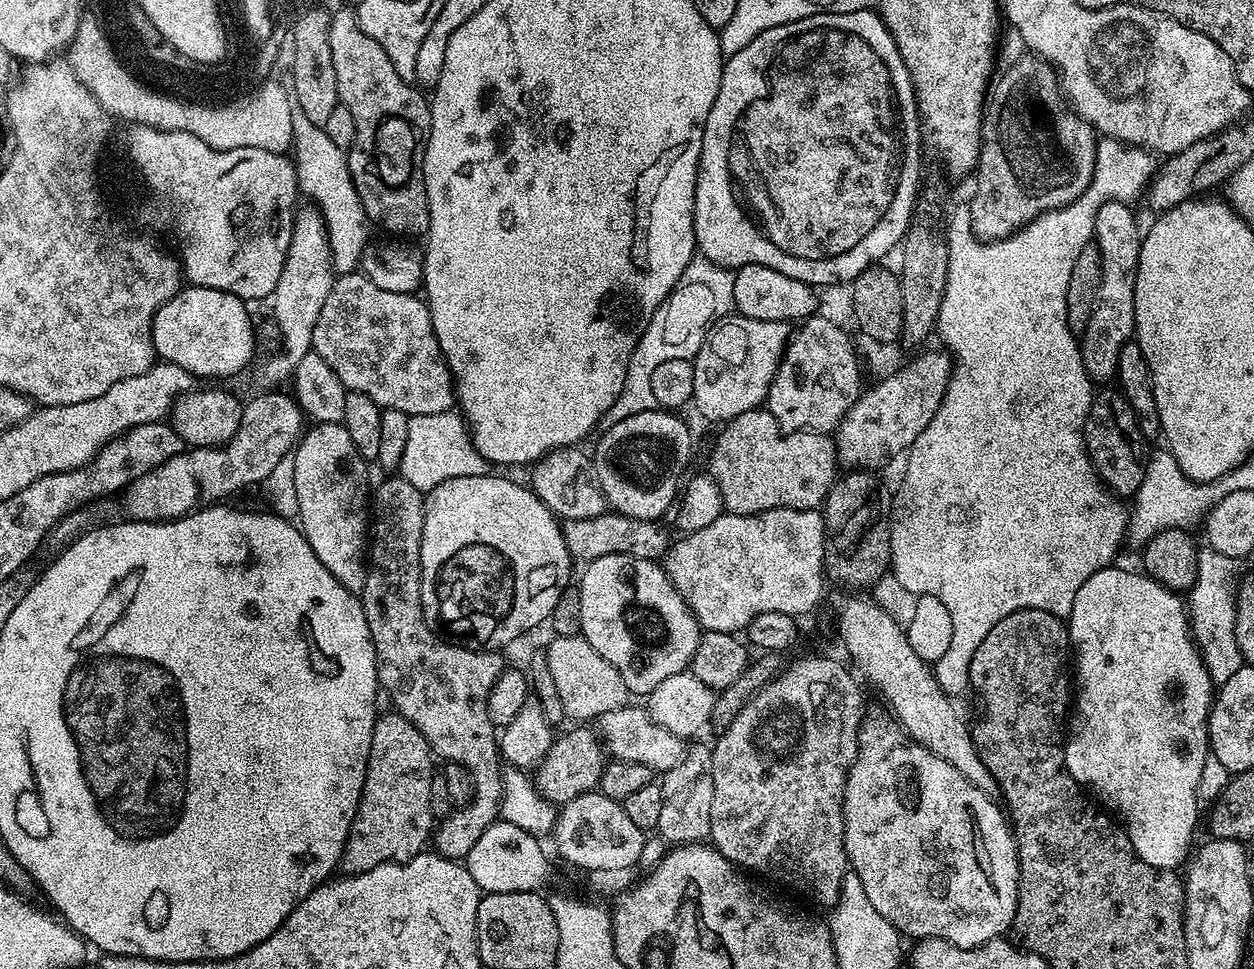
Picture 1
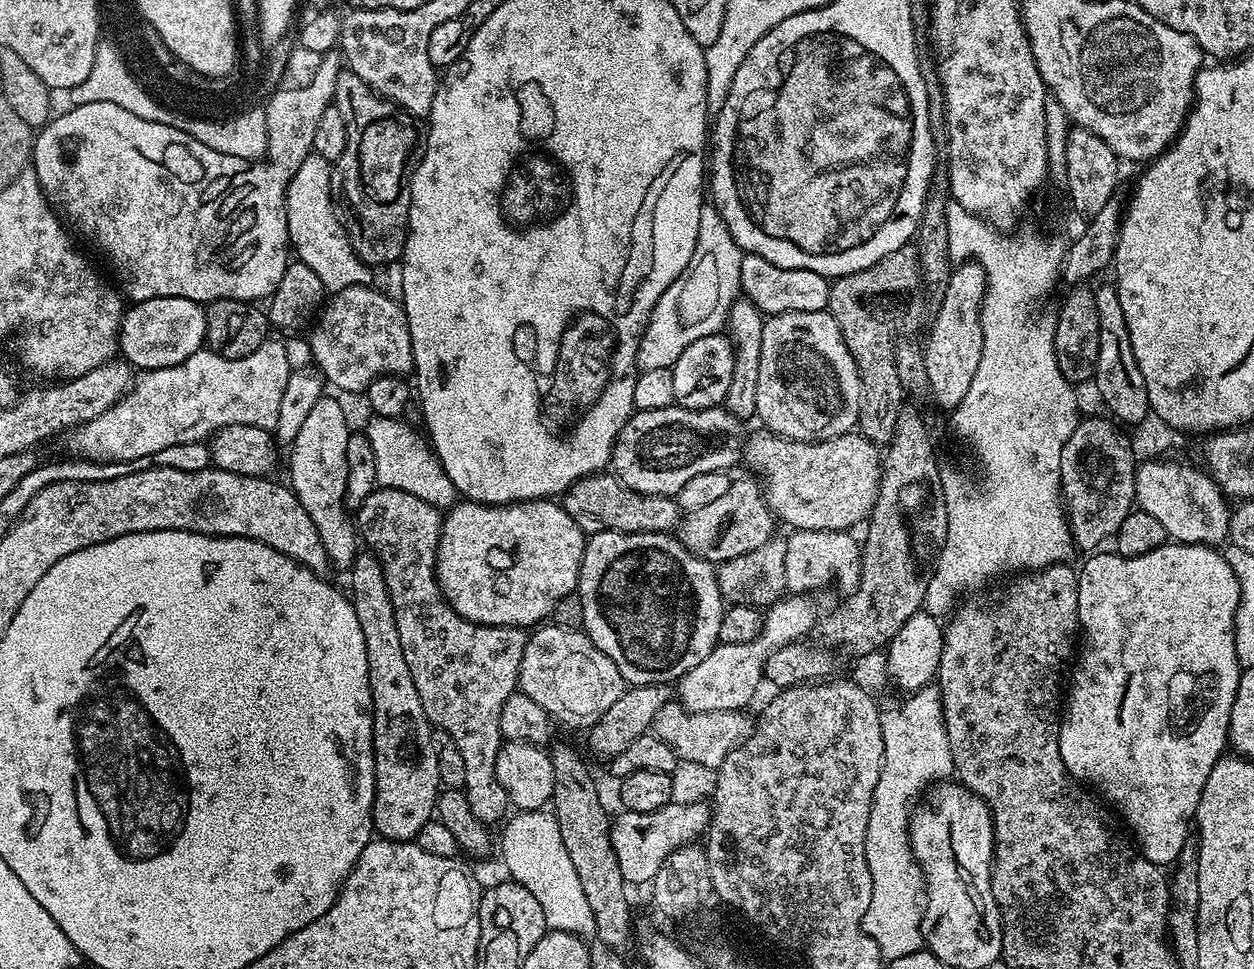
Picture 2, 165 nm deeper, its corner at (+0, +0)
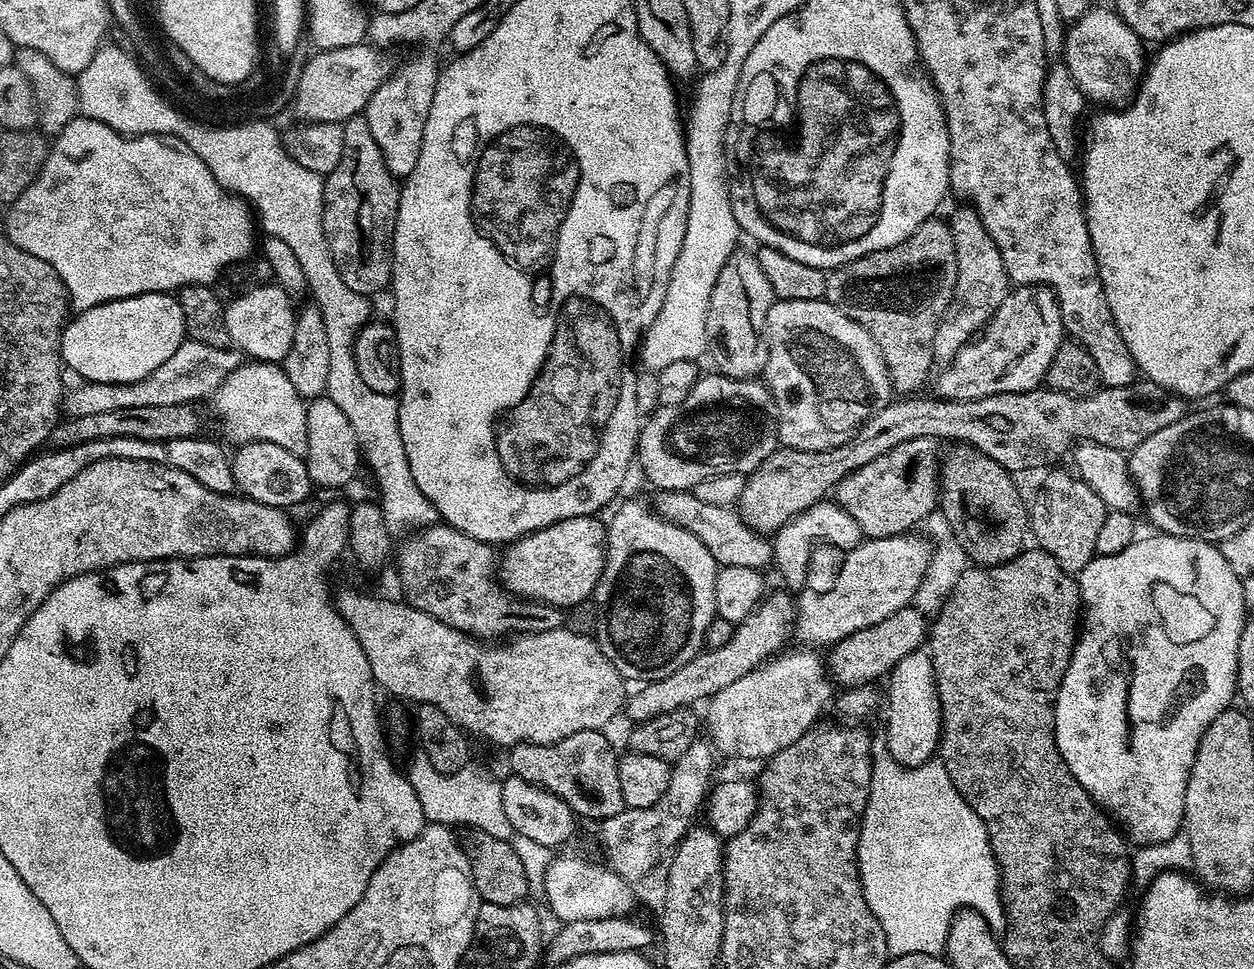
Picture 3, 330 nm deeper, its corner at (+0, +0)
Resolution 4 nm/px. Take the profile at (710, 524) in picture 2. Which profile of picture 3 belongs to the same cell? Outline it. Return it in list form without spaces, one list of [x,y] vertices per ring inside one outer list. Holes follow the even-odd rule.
[[[1143,378],[1117,388],[1101,387],[1090,393],[1089,396],[1071,396],[1065,392],[1041,386],[1029,392],[1007,392],[977,400],[896,399],[900,400],[894,401],[893,404],[884,404],[880,409],[877,407],[842,446],[827,448],[821,452],[777,447],[776,451],[769,454],[753,472],[747,473],[738,505],[742,519],[755,532],[775,534],[783,524],[790,522],[798,514],[802,514],[802,510],[819,504],[825,499],[842,478],[866,466],[866,462],[874,462],[874,458],[882,458],[882,454],[894,450],[894,446],[902,442],[910,442],[914,438],[930,436],[940,442],[952,440],[948,442],[971,444],[973,448],[977,448],[994,462],[998,462],[998,466],[1002,466],[1010,473],[1019,474],[1019,472],[1028,472],[1031,468],[1040,468],[1043,464],[1046,464],[1045,466],[1055,465],[1057,463],[1055,460],[1064,451],[1065,455],[1077,442],[1086,440],[1098,446],[1110,446],[1114,450],[1127,454],[1142,442],[1146,442],[1150,434],[1158,434],[1158,430],[1166,426],[1174,426],[1174,422],[1187,416],[1190,411],[1189,405],[1184,405],[1187,404],[1185,397],[1176,396],[1170,390]]]

